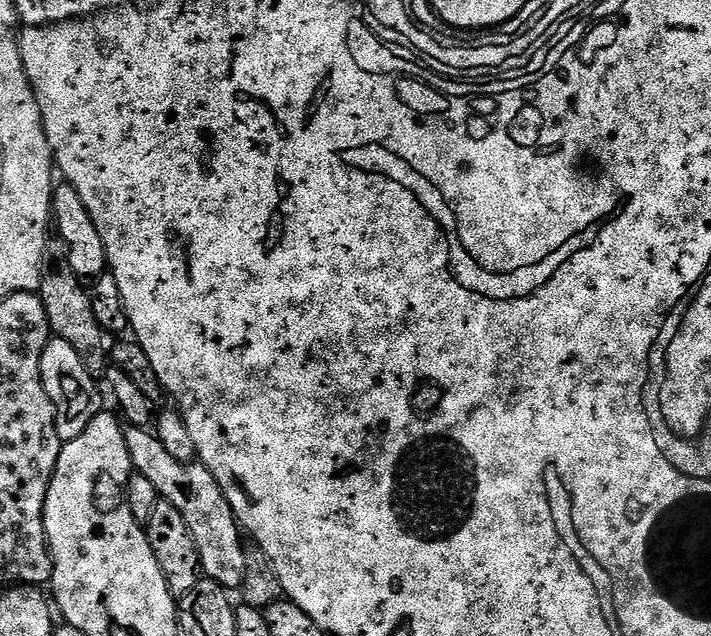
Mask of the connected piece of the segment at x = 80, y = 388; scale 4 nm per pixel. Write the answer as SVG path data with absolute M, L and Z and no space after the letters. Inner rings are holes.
M55 338L49 339L47 346L42 350L40 377L46 394L50 394L50 402L54 402L58 438L61 442L78 438L78 434L82 434L82 430L86 430L86 426L90 426L90 422L102 410L100 388L96 385L99 384L97 377L90 375L86 366L82 366L82 358L78 358L70 342Z

